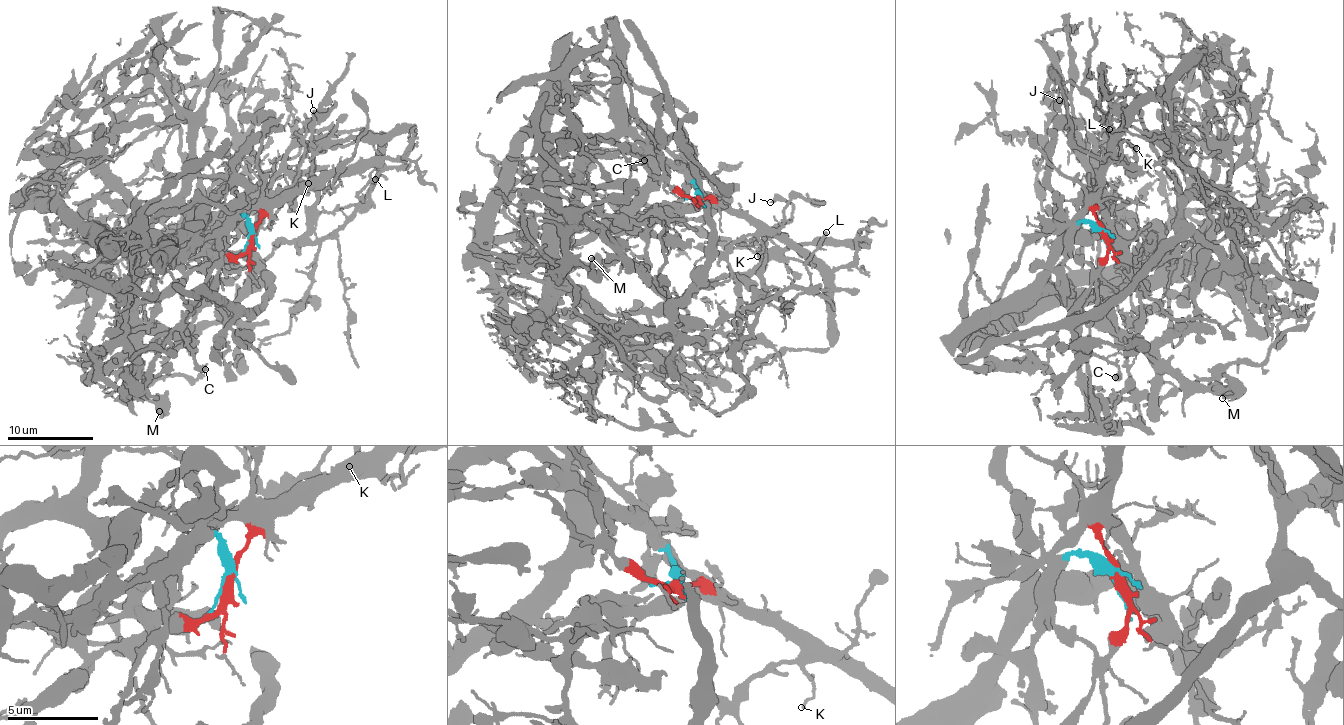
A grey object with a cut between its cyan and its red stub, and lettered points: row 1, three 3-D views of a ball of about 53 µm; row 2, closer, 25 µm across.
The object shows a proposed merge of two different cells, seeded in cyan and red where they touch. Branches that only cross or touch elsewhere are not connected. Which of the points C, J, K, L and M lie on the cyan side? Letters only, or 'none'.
J, M

